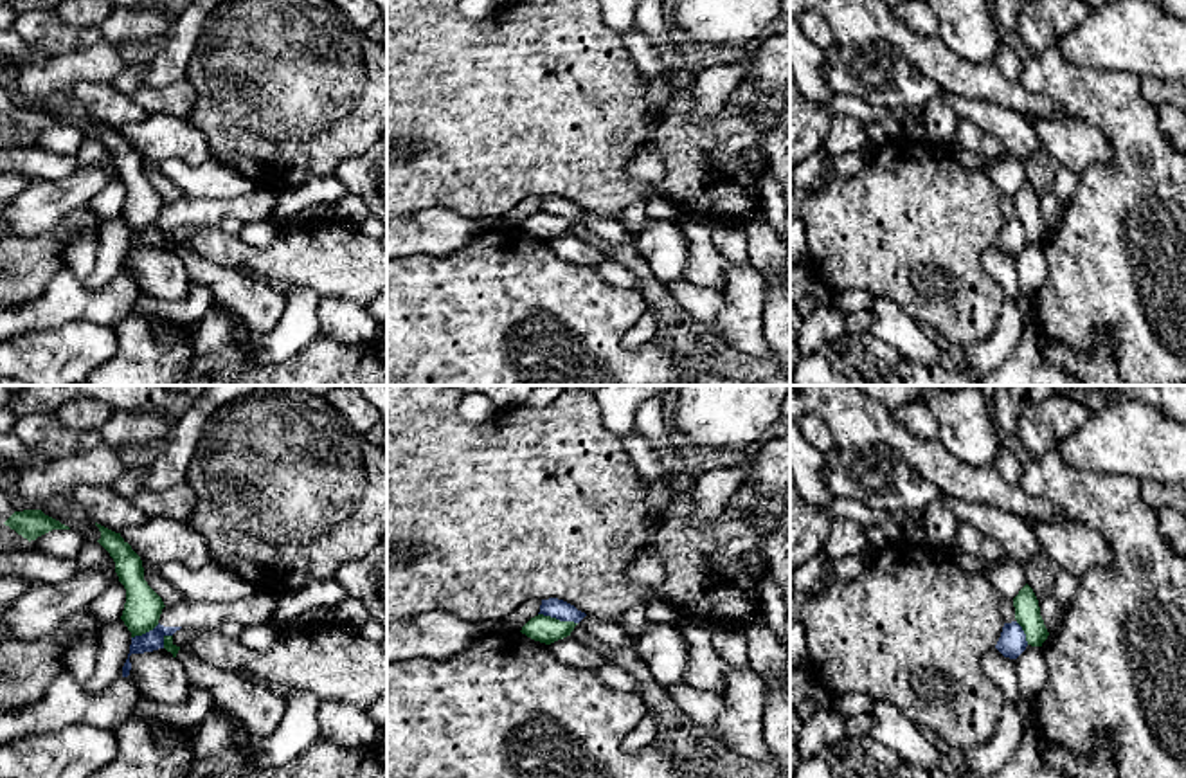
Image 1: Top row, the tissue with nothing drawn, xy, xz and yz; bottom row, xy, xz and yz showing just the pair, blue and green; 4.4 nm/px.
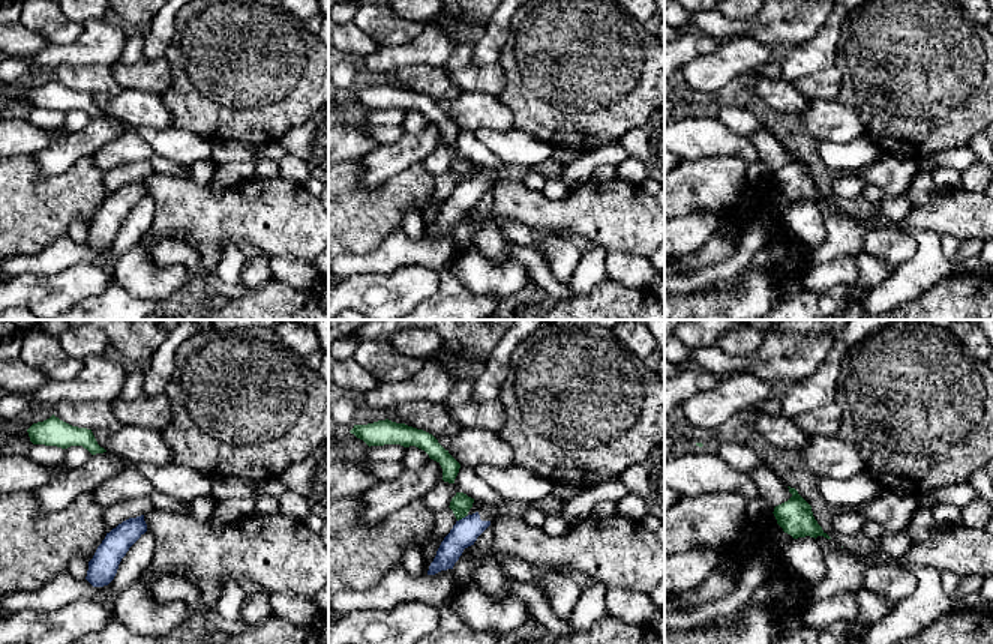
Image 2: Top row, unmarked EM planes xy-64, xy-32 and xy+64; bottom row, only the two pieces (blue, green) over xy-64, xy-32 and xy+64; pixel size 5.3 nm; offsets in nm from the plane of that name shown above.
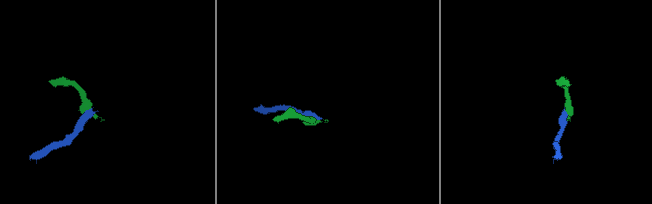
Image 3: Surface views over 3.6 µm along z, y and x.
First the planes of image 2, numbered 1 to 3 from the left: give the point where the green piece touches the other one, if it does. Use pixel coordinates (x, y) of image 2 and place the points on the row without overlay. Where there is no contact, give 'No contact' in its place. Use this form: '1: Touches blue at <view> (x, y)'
1: No contact
2: Touches blue at xy-32 (462, 182)
3: No contact

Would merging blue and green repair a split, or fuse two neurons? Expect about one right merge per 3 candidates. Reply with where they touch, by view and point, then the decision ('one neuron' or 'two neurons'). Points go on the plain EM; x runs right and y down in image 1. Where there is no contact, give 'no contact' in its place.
meets blue in xz at (558, 215); two neurons

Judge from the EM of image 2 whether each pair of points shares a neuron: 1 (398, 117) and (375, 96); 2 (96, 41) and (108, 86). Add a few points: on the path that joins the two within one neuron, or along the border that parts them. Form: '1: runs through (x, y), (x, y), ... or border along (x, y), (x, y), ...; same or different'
1: border along (405, 110), (372, 108), (369, 111); different
2: border along (66, 63), (110, 66); different

